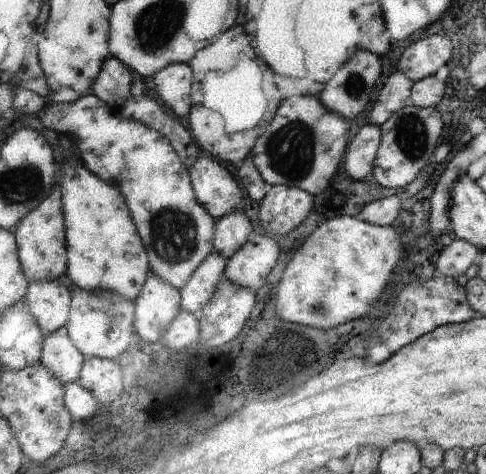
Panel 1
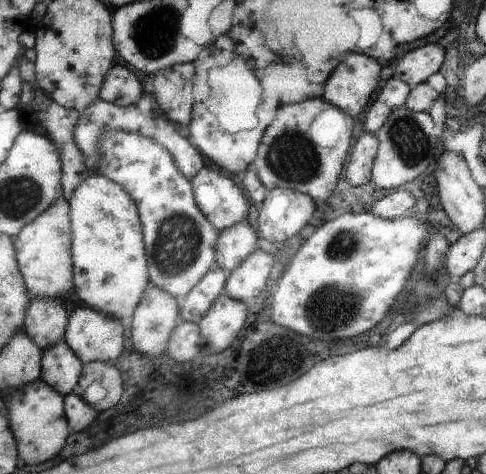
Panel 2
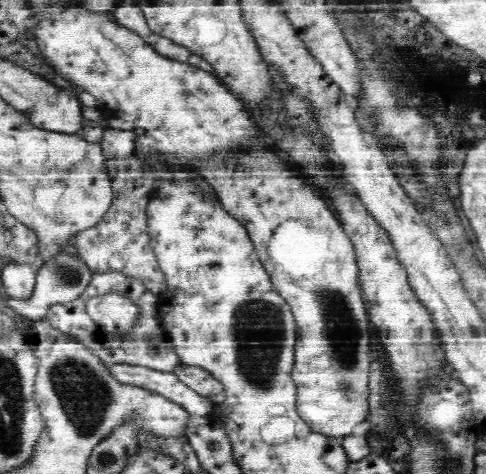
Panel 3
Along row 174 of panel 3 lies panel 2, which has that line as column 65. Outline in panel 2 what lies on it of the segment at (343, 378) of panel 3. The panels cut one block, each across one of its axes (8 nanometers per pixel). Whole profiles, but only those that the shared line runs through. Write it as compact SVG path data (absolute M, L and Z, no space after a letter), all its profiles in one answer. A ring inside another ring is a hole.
M63 192L59 194L59 200L43 214L39 216L39 220L33 220L31 224L27 224L27 228L23 228L23 232L19 232L19 238L15 242L15 250L19 254L19 268L23 270L23 278L27 282L27 290L31 296L59 296L69 292L75 284L75 262L71 258L73 254L73 236L71 236L71 216L69 216L71 208L69 202L63 198Z

